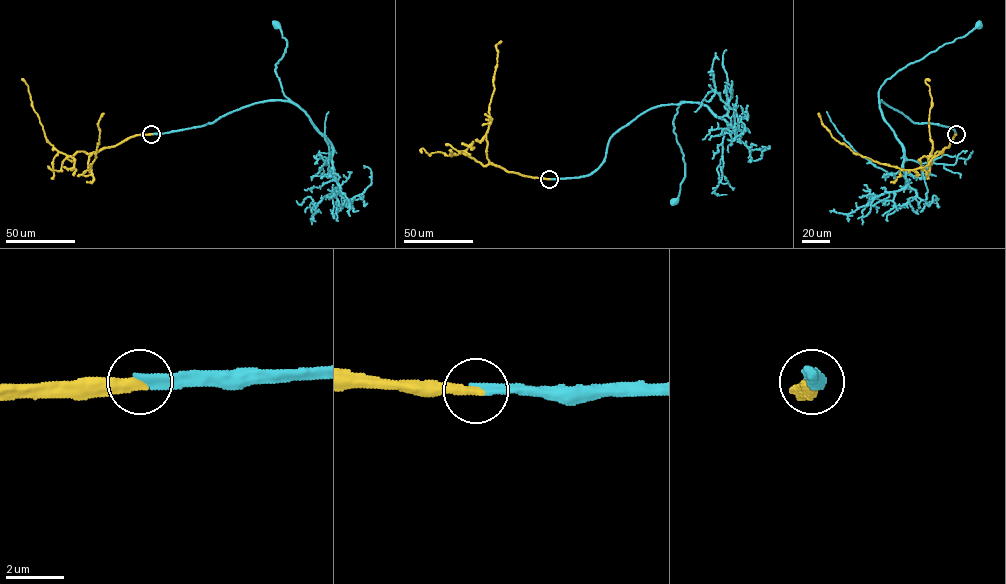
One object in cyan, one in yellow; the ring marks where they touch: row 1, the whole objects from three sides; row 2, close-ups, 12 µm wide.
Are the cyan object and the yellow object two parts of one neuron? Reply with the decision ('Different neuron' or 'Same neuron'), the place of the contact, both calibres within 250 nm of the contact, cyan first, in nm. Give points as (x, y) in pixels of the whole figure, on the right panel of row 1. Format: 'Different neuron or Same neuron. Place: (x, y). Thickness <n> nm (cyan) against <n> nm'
Same neuron. Place: (956, 134). Thickness 360 nm (cyan) against 380 nm

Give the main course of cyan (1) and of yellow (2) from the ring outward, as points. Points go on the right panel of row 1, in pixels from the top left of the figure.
1: (956, 134), (951, 127), (913, 122), (879, 101), (879, 89), (899, 70), (965, 36), (978, 25)
2: (956, 134), (949, 146), (926, 165), (906, 170), (854, 153), (832, 136), (818, 113)

